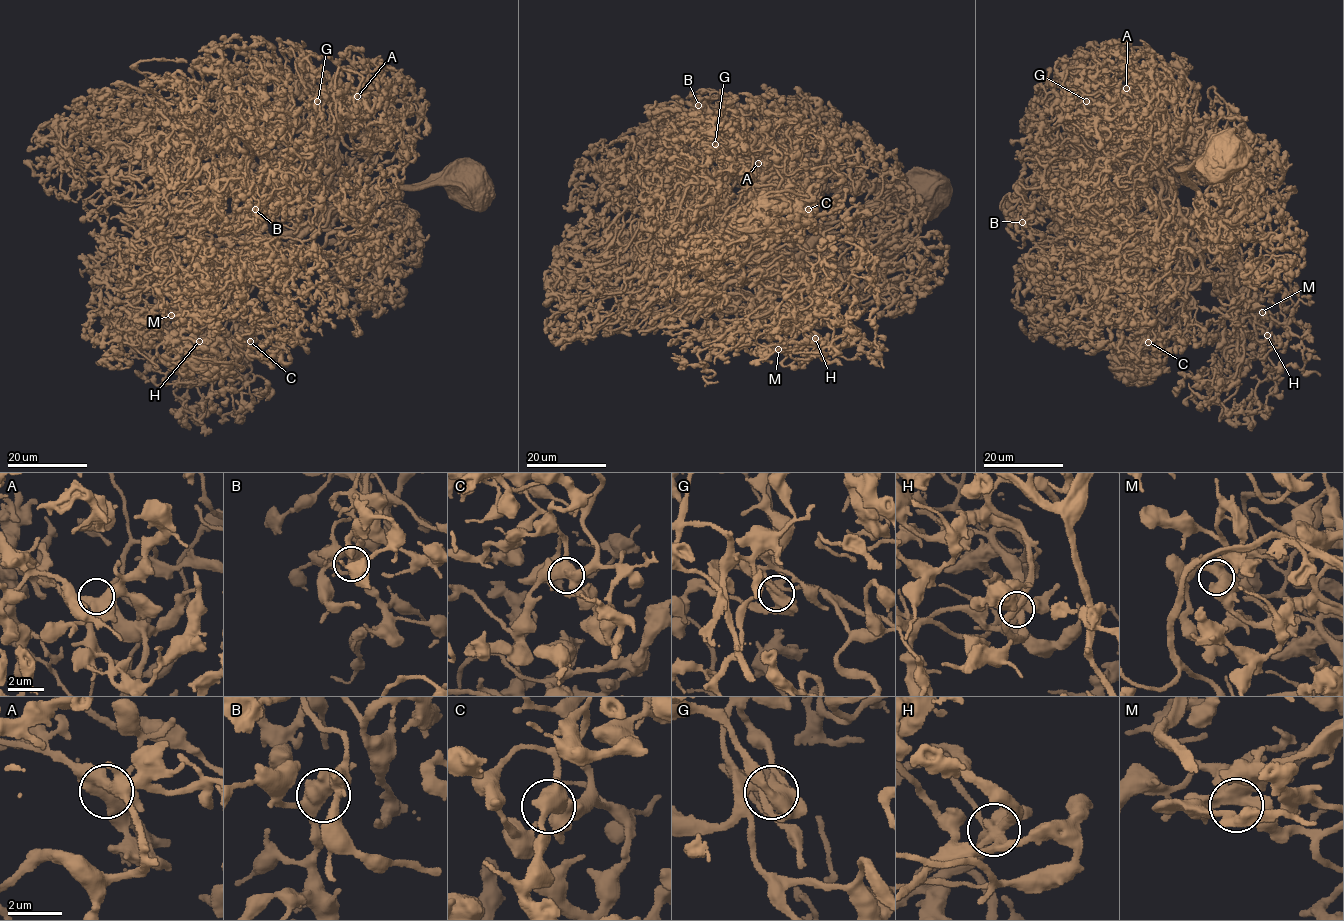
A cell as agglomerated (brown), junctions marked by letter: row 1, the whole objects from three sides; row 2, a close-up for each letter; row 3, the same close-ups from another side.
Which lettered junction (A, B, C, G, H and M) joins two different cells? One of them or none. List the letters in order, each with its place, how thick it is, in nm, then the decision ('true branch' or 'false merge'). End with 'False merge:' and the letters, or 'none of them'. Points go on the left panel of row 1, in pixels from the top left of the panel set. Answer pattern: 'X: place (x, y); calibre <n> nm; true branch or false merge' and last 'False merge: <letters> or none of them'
A: place (357, 96); calibre 480 nm; true branch
B: place (255, 209); calibre 480 nm; true branch
C: place (250, 341); calibre 550 nm; true branch
G: place (317, 101); calibre 440 nm; true branch
H: place (199, 341); calibre 440 nm; true branch
M: place (171, 315); calibre 460 nm; true branch
False merge: none of them

